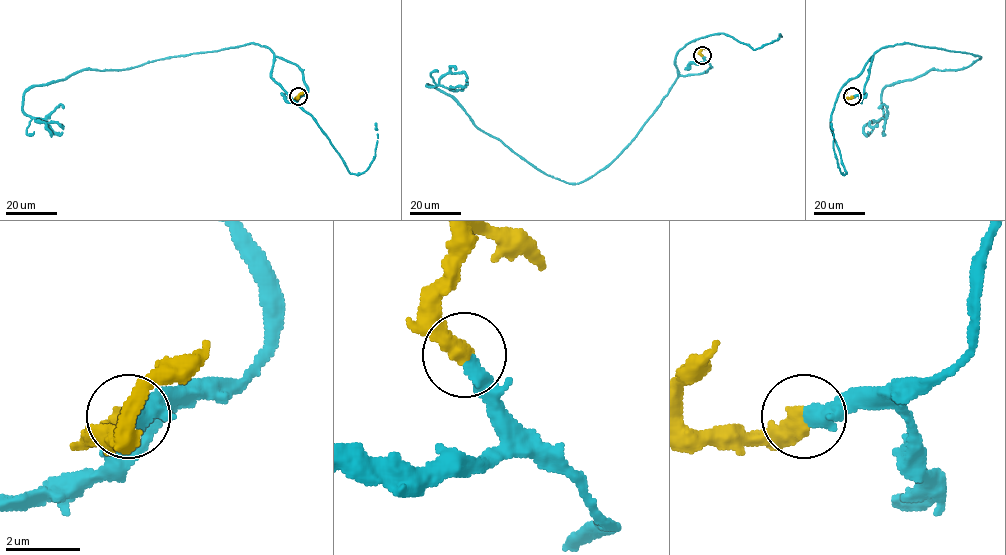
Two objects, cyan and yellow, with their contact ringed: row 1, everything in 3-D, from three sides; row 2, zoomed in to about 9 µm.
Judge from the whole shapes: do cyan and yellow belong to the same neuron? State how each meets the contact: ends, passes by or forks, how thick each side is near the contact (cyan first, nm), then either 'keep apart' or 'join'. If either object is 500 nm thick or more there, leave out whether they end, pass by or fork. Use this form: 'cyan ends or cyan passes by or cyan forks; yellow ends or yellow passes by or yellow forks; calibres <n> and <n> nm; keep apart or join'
calibres 440 and 550 nm; join

